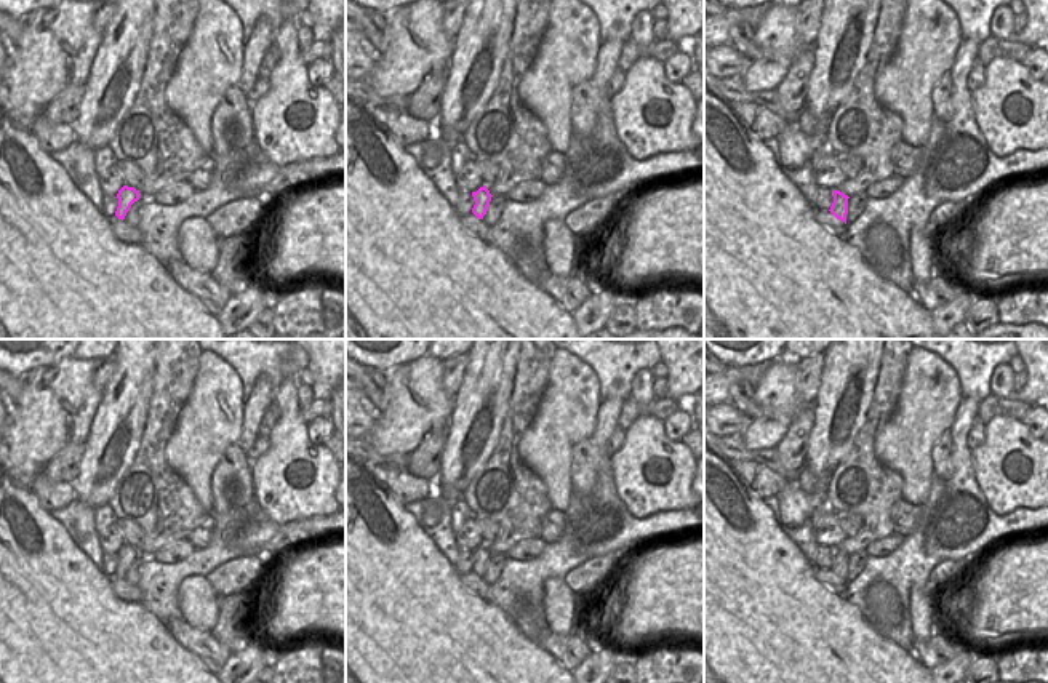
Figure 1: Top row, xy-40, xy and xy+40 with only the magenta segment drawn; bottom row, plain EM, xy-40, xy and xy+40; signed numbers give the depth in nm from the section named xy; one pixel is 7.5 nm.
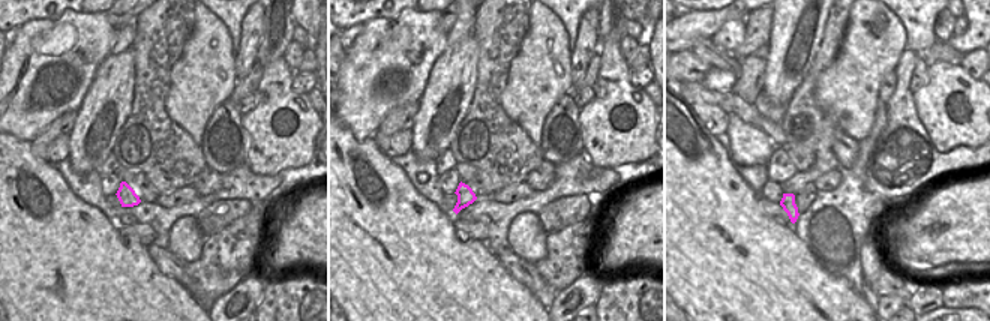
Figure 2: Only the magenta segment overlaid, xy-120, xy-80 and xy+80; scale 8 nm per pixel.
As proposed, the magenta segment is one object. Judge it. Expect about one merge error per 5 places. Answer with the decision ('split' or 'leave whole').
leave whole

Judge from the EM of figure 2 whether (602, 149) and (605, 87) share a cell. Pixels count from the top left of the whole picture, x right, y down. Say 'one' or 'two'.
one

